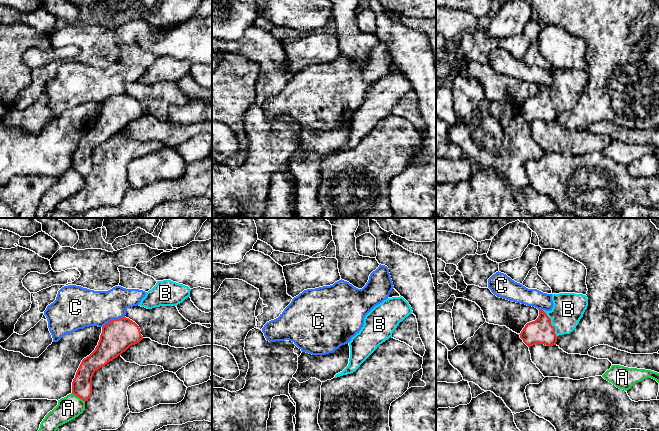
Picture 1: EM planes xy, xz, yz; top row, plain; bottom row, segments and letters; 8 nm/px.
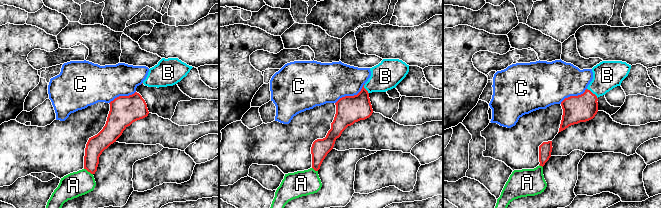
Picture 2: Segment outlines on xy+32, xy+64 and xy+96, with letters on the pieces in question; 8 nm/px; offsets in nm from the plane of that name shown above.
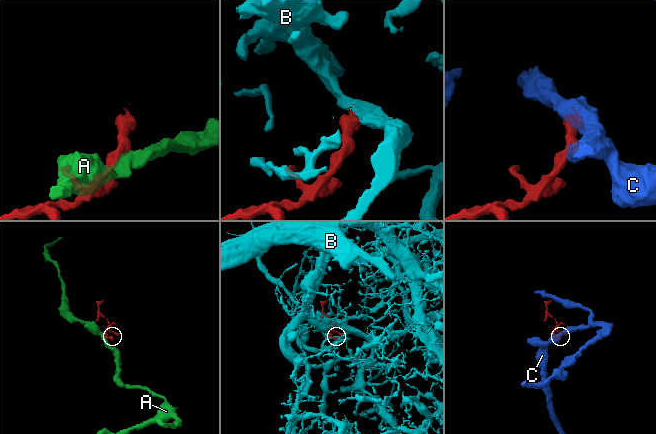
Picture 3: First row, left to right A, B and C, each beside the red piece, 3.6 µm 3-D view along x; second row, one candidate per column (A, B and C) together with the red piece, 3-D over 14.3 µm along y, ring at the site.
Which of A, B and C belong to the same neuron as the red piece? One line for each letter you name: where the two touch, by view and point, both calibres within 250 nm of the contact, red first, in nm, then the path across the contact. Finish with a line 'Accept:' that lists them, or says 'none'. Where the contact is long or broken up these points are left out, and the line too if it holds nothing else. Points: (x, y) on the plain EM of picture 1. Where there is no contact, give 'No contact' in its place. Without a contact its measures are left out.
B: Touches red at yz (550, 99). Thickness 200 nm (red) against 240 nm. Path across: yz (540, 107), (550, 99), (568, 85)
Accept: B

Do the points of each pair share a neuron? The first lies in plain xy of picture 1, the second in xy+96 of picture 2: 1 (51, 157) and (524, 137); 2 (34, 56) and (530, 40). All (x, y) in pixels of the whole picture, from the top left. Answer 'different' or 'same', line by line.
1: same
2: different

